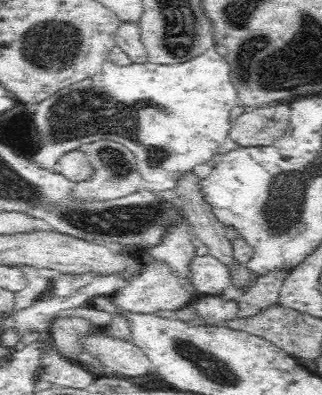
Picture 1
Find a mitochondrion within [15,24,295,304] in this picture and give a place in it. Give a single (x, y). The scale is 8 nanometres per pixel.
(82, 112)

